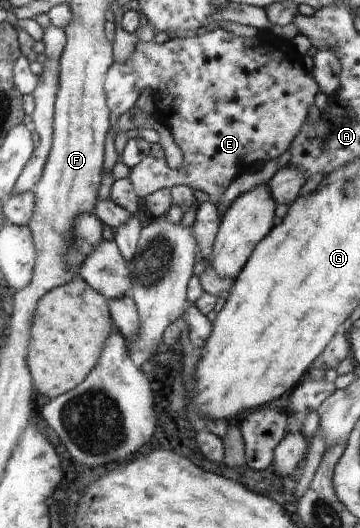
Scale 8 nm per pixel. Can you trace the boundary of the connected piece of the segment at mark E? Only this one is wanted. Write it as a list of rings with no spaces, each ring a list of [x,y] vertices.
[[[219,29],[214,30],[214,32],[206,32],[203,36],[188,37],[186,39],[170,39],[164,44],[157,44],[154,40],[151,42],[139,41],[136,44],[136,50],[132,52],[131,59],[128,59],[124,64],[122,64],[122,62],[114,62],[113,67],[109,69],[108,79],[105,81],[104,87],[105,92],[108,94],[108,108],[112,110],[113,118],[118,120],[122,114],[126,114],[126,112],[132,110],[142,91],[150,88],[150,90],[153,91],[154,101],[157,105],[155,116],[165,122],[173,132],[177,145],[184,155],[182,167],[179,170],[170,169],[166,162],[162,146],[159,143],[152,144],[149,154],[130,170],[129,180],[132,182],[134,191],[138,194],[138,197],[146,198],[158,190],[171,189],[177,184],[184,184],[192,190],[200,190],[204,192],[204,194],[208,194],[208,196],[210,196],[209,202],[217,208],[222,202],[222,198],[226,196],[228,187],[232,184],[236,176],[239,175],[240,167],[249,170],[259,162],[266,164],[270,162],[270,160],[274,160],[274,158],[278,158],[278,156],[284,154],[291,146],[293,140],[300,134],[302,127],[304,127],[304,120],[306,120],[306,116],[308,116],[308,108],[312,106],[314,94],[318,92],[318,82],[317,80],[312,80],[310,74],[306,72],[306,66],[304,66],[304,60],[302,60],[302,58],[304,58],[304,55],[298,52],[298,48],[294,46],[292,39],[281,39],[273,36],[270,31],[260,36],[254,36],[254,38],[243,38]]]

